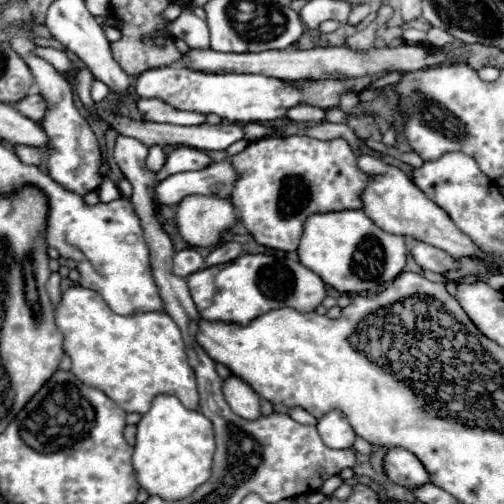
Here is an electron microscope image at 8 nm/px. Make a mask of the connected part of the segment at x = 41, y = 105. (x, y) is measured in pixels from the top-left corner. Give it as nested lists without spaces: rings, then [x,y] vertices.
[[[31,94],[31,96],[25,96],[25,100],[19,100],[15,104],[15,108],[29,120],[39,122],[45,114],[45,100],[39,94]]]

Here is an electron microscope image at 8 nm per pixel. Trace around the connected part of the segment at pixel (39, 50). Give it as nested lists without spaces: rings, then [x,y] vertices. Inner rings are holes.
[[[37,46],[37,48],[33,48],[33,54],[35,56],[41,56],[43,60],[47,60],[49,64],[53,64],[55,68],[57,68],[57,72],[65,72],[65,74],[69,74],[69,70],[71,70],[71,62],[67,60],[67,56],[65,56],[65,52],[61,52],[61,50],[55,50],[55,48],[47,48],[47,46]]]

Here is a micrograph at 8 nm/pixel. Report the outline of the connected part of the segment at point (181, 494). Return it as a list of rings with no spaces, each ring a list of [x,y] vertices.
[[[155,396],[151,408],[137,424],[133,468],[137,482],[163,500],[187,498],[197,486],[209,480],[215,454],[213,424],[199,410],[187,410],[177,396]]]

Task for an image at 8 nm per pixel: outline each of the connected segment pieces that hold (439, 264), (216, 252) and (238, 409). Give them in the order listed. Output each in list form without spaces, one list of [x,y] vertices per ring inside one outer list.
[[[411,240],[409,246],[411,246],[411,256],[415,258],[415,262],[423,270],[431,270],[431,272],[437,272],[437,274],[445,274],[445,272],[451,272],[453,268],[457,268],[457,264],[459,264],[447,252],[435,248],[435,246],[429,246],[425,242]]]
[[[225,242],[225,244],[221,244],[221,246],[217,246],[217,248],[213,248],[213,250],[209,252],[209,256],[205,258],[205,264],[207,264],[207,266],[227,264],[227,262],[235,260],[241,252],[243,252],[241,244],[237,244],[237,242]]]
[[[231,374],[229,378],[225,378],[223,394],[225,394],[227,404],[237,416],[245,420],[255,420],[261,416],[257,392],[253,392],[253,388],[249,388],[249,384],[245,384],[245,380],[241,380],[239,376]]]

